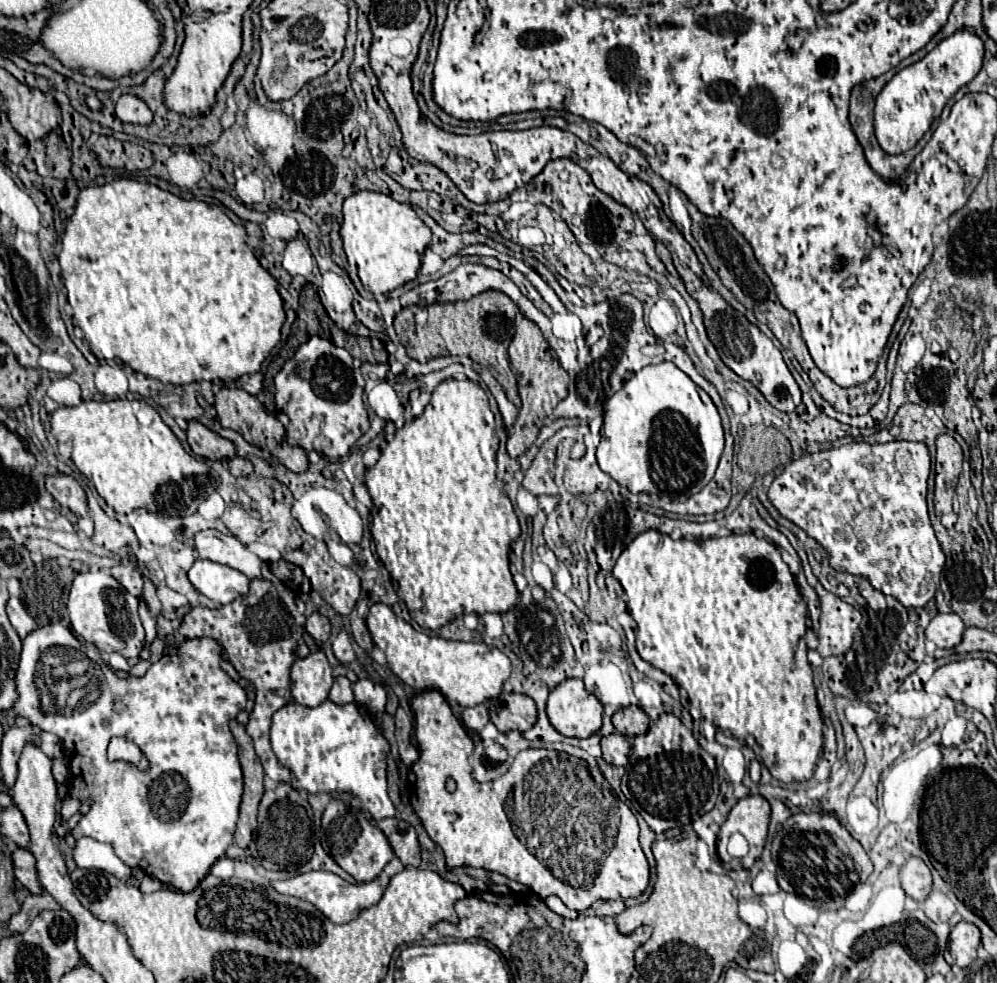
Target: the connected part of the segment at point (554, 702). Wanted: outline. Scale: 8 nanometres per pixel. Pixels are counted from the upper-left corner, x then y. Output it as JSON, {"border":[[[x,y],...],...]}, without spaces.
{"border":[[[581,679],[561,681],[547,699],[547,717],[565,737],[589,737],[601,729],[603,707],[587,693]]]}

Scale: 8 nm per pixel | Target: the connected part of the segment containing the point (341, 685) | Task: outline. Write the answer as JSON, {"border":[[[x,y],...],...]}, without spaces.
{"border":[[[337,677],[331,691],[329,691],[329,699],[337,705],[345,705],[345,703],[353,703],[355,697],[353,697],[353,689],[351,689],[351,683],[347,677]]]}

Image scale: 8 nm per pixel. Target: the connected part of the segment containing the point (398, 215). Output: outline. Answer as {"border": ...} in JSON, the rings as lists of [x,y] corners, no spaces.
{"border":[[[357,191],[343,203],[343,225],[341,225],[341,241],[348,261],[356,261],[358,275],[365,289],[371,293],[387,293],[401,287],[407,281],[417,277],[421,265],[421,251],[427,249],[431,241],[431,229],[415,215],[411,205],[397,203],[389,195],[375,191]]]}

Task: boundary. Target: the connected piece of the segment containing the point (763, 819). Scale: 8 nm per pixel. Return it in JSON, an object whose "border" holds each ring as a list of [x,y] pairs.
{"border":[[[749,795],[739,799],[737,805],[729,811],[727,821],[721,825],[721,831],[717,835],[717,849],[727,849],[729,837],[733,833],[741,833],[749,843],[749,853],[741,859],[741,863],[745,867],[751,867],[765,847],[769,813],[771,807],[761,795]]]}

